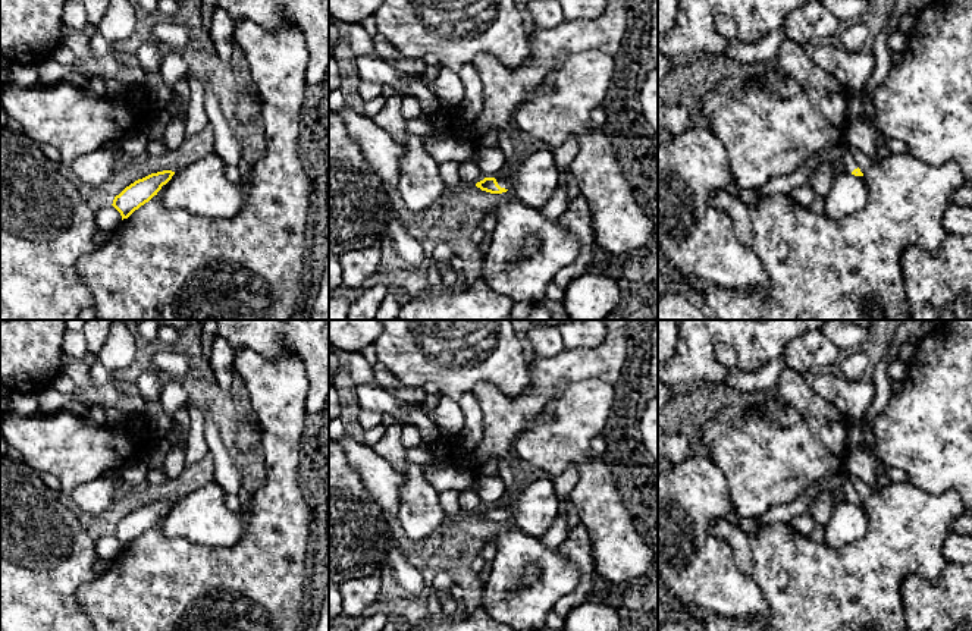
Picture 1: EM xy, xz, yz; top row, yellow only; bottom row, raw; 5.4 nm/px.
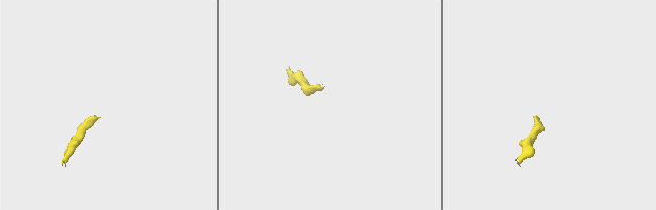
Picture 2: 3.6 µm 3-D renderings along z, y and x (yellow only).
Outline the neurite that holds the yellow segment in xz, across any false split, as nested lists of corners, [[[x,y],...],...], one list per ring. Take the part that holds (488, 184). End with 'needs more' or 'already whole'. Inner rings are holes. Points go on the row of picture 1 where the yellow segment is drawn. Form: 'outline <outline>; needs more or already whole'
outline [[[498,175],[493,178],[485,178],[483,180],[477,182],[476,186],[490,194],[502,194],[508,191],[511,183],[512,180],[508,176]]]; needs more

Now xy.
outline [[[163,170],[138,179],[116,195],[112,205],[120,213],[122,220],[128,219],[135,210],[157,195],[173,175],[175,172],[172,170]]]; already whole

